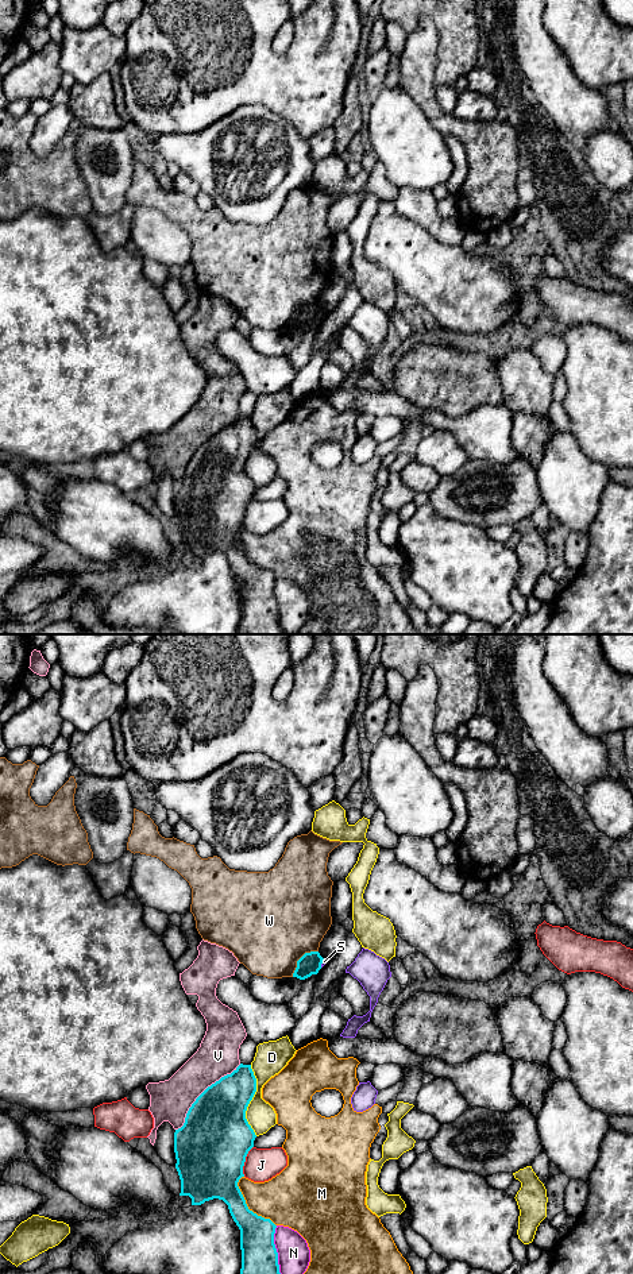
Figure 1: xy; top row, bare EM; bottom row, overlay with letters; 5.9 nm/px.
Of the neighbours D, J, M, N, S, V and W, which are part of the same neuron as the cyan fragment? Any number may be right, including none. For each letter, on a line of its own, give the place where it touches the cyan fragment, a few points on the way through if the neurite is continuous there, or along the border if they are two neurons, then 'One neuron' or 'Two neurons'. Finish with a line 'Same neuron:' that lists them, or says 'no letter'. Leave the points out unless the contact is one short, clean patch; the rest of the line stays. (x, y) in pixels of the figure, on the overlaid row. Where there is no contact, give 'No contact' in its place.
D: Touches cyan at xy (251, 1099). Two neurons
J: Touches cyan at xy (244, 1161). Two neurons
M: Touches cyan at xy (246, 1205). Two neurons
N: Touches cyan at xy (276, 1250). Two neurons
S: Touches cyan at xy (321, 962). Boundary: xy (324, 958), (320, 966). Two neurons
V: Touches cyan at xy (201, 1093). Two neurons
W: Touches cyan at xy (300, 958). Two neurons
Same neuron: no letter

